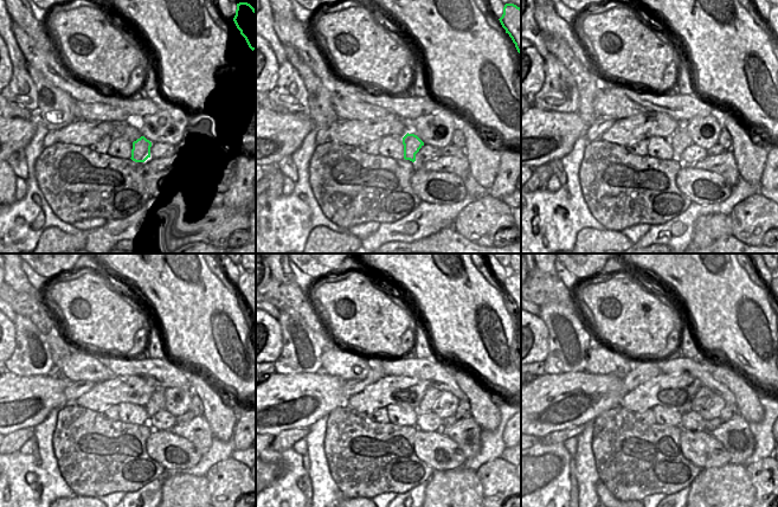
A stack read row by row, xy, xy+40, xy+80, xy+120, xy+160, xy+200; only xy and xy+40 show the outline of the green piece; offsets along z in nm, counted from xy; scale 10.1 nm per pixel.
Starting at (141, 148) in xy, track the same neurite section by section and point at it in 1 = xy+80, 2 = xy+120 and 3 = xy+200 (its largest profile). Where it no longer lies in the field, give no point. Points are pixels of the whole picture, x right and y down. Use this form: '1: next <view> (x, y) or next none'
1: next xy+80 (680, 140)
2: next xy+120 (156, 403)
3: next xy+200 (703, 393)

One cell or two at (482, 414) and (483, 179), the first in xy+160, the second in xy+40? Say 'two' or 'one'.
one

